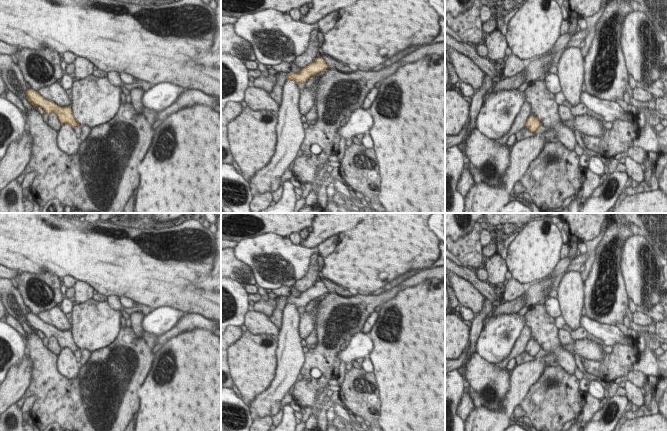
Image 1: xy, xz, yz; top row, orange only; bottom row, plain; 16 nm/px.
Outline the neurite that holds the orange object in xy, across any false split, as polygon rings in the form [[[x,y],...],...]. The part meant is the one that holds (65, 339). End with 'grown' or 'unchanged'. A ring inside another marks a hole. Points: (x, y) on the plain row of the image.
[[[28,313],[26,315],[26,322],[34,331],[40,330],[45,335],[45,337],[55,337],[61,349],[69,348],[72,352],[75,353],[81,351],[81,349],[73,340],[73,336],[70,330],[61,331],[55,328],[53,325],[43,322],[37,315],[33,313]]]; unchanged

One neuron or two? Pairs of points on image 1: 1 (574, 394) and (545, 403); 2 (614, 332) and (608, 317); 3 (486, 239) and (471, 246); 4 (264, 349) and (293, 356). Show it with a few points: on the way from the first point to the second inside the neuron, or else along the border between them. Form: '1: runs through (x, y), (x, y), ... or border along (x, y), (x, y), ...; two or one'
1: runs through (567, 395), (558, 396), (552, 402); one
2: border along (588, 316), (598, 322), (610, 325); two
3: border along (483, 229), (479, 236), (482, 247); two
4: border along (277, 348), (276, 357); two

